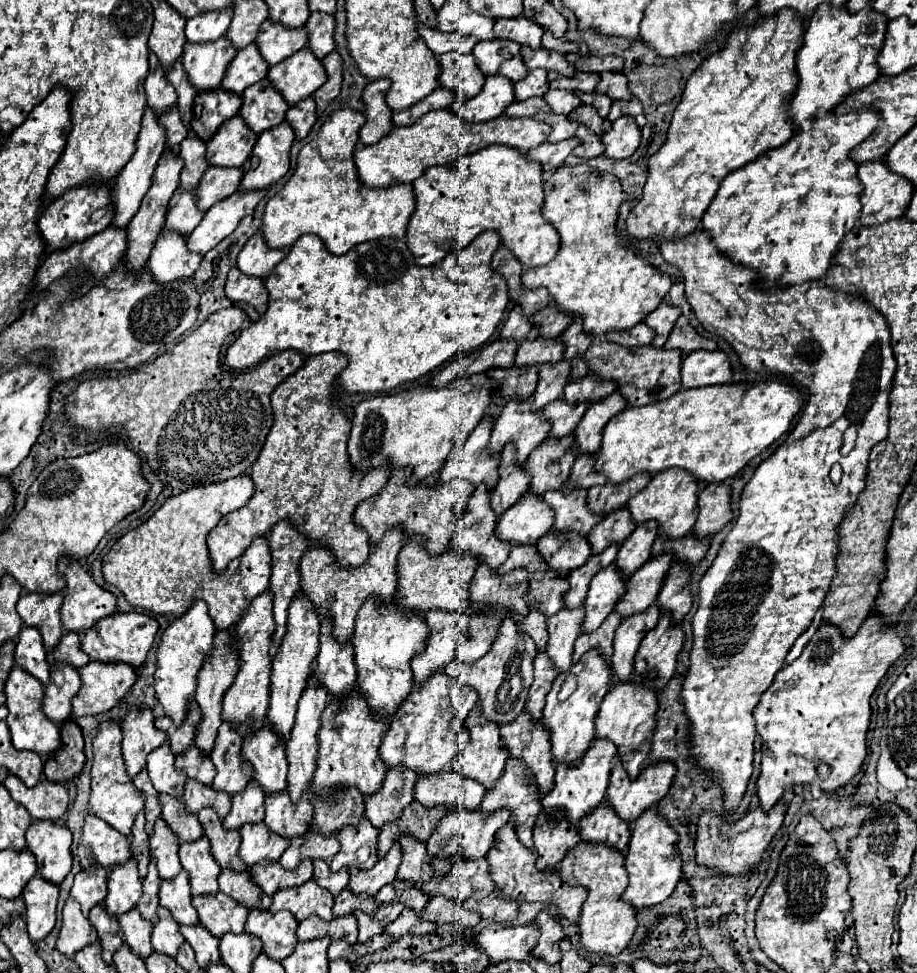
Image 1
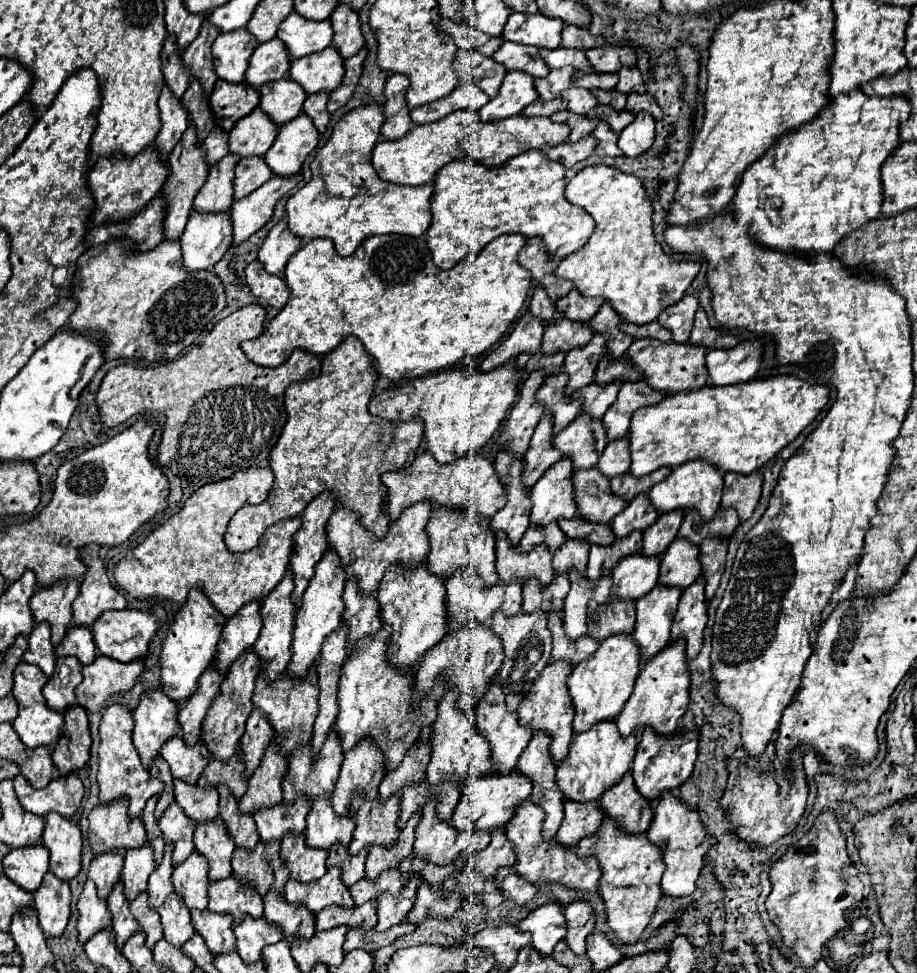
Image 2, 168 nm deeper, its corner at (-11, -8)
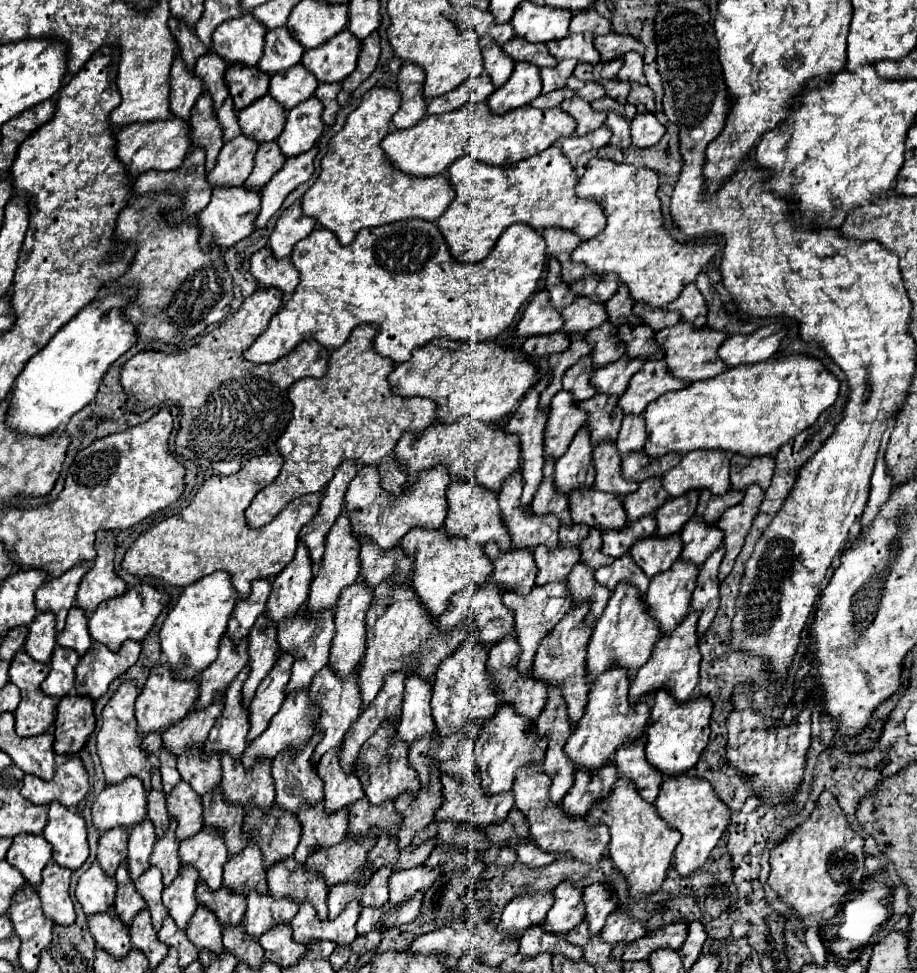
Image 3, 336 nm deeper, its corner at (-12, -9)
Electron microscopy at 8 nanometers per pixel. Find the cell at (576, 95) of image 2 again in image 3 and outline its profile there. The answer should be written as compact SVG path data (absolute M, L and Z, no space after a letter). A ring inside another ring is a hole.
M576 76L568 78L568 88L572 88L578 96L582 96L586 102L594 102L600 96L606 94L604 86L598 82L584 82L584 80L576 80Z

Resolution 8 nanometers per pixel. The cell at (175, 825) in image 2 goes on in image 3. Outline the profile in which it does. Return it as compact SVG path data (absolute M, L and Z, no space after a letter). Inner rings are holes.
M178 782L170 794L166 794L168 812L178 820L178 840L194 836L202 826L202 798L192 792L192 786Z

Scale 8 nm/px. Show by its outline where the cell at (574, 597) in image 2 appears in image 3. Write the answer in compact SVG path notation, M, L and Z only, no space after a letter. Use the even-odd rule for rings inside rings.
M588 532L588 536L580 542L580 550L582 550L582 562L592 566L592 568L600 568L604 564L612 564L612 556L604 556L600 552L600 544L602 544L602 532Z

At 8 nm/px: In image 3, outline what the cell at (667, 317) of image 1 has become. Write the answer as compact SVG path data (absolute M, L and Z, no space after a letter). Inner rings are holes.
M688 284L688 288L684 288L684 292L680 292L680 300L672 302L668 306L668 310L680 310L682 312L682 320L686 322L694 322L698 328L706 324L706 314L708 314L708 306L704 296L700 294L700 290L696 288L696 284Z

